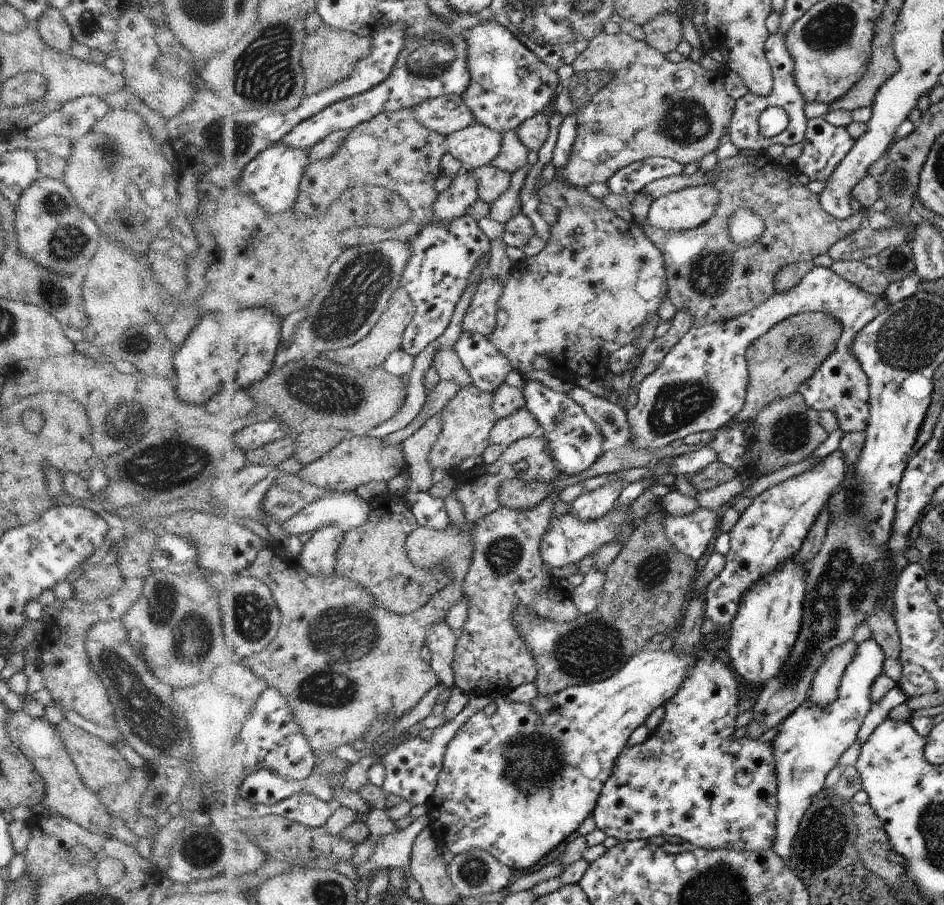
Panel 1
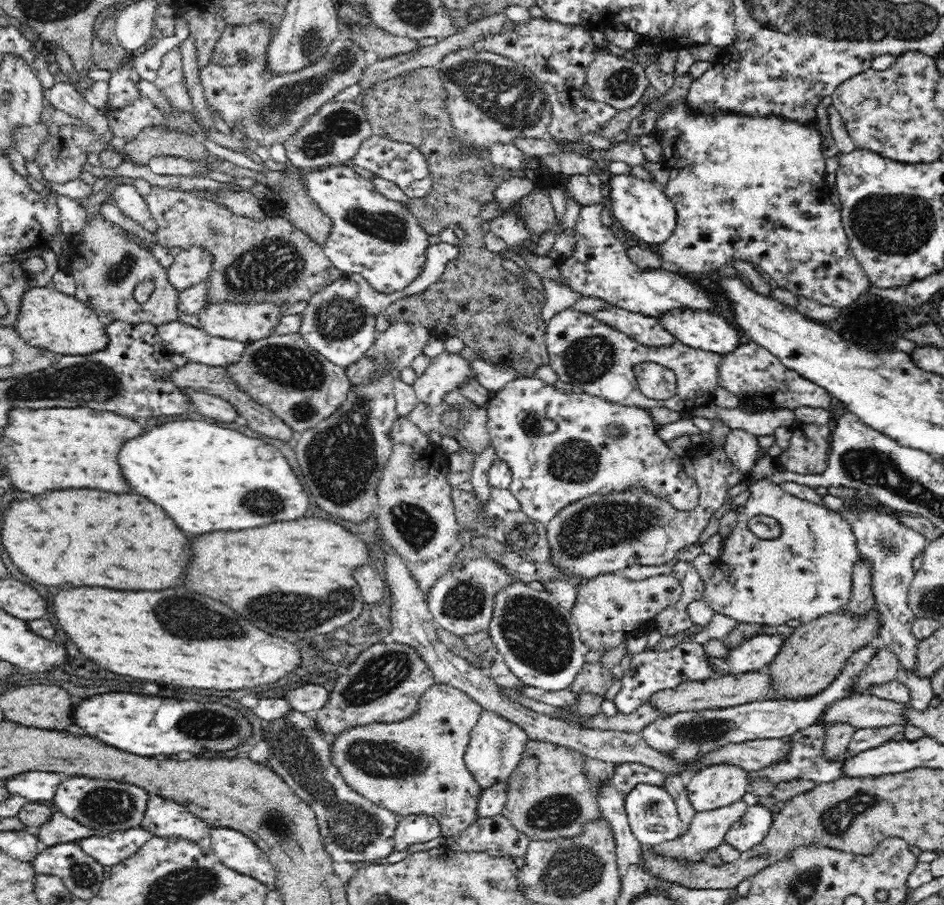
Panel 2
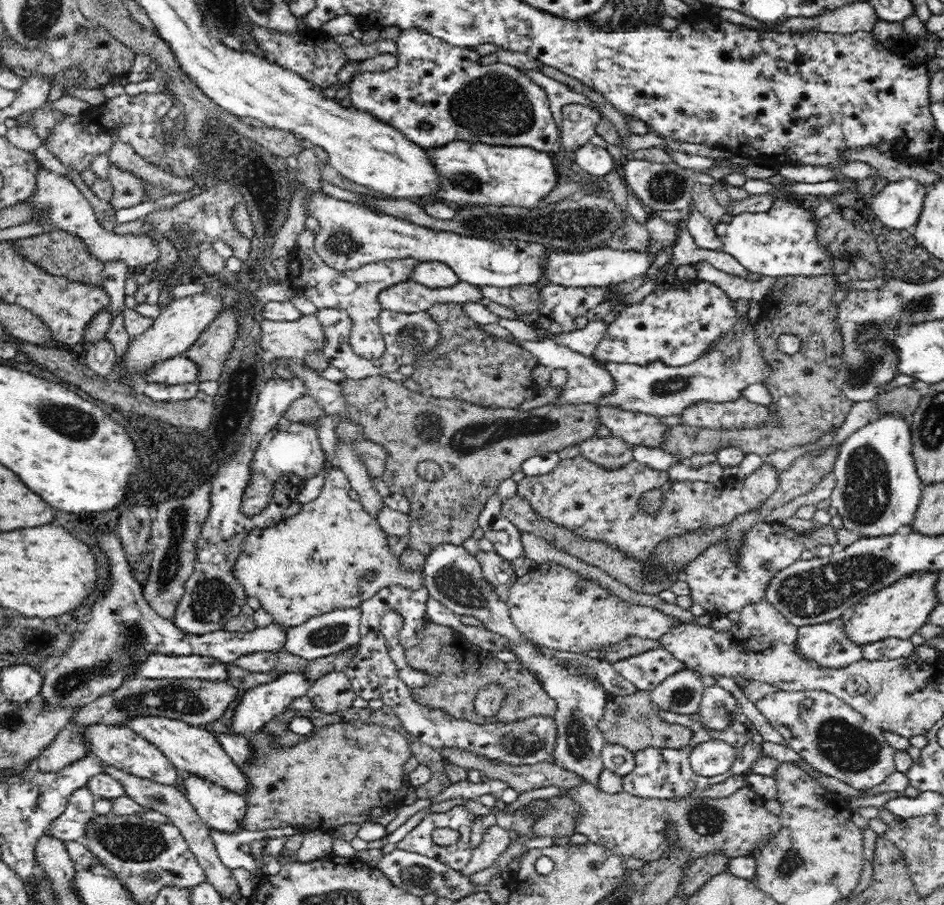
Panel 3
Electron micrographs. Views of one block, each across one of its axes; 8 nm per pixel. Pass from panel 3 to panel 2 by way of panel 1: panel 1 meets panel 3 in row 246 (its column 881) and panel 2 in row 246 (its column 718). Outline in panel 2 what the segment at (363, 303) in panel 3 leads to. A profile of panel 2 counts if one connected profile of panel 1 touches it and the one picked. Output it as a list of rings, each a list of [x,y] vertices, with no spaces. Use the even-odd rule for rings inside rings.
[[[330,165],[304,172],[303,187],[306,194],[332,221],[331,232],[323,245],[323,251],[338,270],[344,274],[360,274],[370,286],[386,294],[402,290],[422,272],[430,246],[428,234],[403,203],[386,198],[375,189],[372,180],[356,174],[351,165]]]

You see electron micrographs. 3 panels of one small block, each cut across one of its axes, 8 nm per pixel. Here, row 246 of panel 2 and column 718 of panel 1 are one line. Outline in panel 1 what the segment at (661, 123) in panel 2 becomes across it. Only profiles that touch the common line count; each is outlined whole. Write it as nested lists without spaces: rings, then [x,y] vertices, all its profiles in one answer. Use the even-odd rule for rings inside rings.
[[[700,648],[698,652],[700,656],[696,658],[696,666],[692,668],[692,672],[688,674],[688,680],[684,680],[684,684],[680,686],[678,694],[669,700],[665,705],[666,715],[662,723],[651,732],[650,738],[644,740],[642,744],[634,744],[627,746],[620,752],[620,764],[616,764],[616,776],[612,776],[612,780],[608,780],[608,788],[604,788],[604,796],[600,796],[600,808],[596,808],[593,812],[596,829],[602,830],[606,837],[614,837],[620,841],[645,840],[647,838],[658,838],[658,836],[678,836],[680,840],[689,842],[692,846],[707,850],[723,850],[734,848],[734,850],[769,850],[774,846],[776,837],[776,824],[778,823],[779,809],[779,782],[776,781],[776,756],[772,741],[762,742],[744,736],[737,739],[736,742],[730,740],[732,732],[734,732],[734,722],[738,716],[738,678],[732,674],[734,670],[730,670],[724,662],[718,660],[718,656],[714,656],[712,650]],[[743,770],[748,772],[748,778],[752,774],[752,781],[748,786],[740,786],[736,783],[736,774]]]

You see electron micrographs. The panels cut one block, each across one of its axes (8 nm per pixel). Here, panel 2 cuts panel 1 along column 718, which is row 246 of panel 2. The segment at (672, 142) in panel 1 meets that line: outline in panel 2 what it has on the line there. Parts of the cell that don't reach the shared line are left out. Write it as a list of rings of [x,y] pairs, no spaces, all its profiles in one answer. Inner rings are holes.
[[[92,216],[92,222],[80,234],[82,242],[70,242],[68,256],[69,274],[75,280],[75,297],[91,307],[100,318],[111,322],[150,323],[154,326],[168,321],[178,321],[179,291],[172,286],[167,277],[167,269],[156,262],[156,258],[142,246],[128,242],[120,226],[104,220],[104,216]],[[71,256],[78,256],[72,258]],[[142,280],[155,282],[153,293],[142,304],[134,299],[134,288]]]

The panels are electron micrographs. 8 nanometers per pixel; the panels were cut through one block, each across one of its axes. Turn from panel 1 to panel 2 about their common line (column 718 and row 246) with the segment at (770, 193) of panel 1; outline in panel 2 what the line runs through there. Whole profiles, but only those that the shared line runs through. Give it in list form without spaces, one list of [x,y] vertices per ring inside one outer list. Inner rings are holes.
[[[151,186],[145,201],[158,227],[154,233],[158,245],[174,252],[188,249],[193,245],[210,249],[213,263],[207,279],[209,285],[205,304],[224,302],[225,299],[236,302],[276,303],[307,301],[344,274],[331,263],[331,259],[323,251],[322,245],[292,226],[292,223],[283,214],[281,205],[277,207],[266,206],[264,208],[265,219],[258,220],[236,214],[230,207],[223,206],[223,203],[204,199],[194,192],[173,190],[168,187]]]

